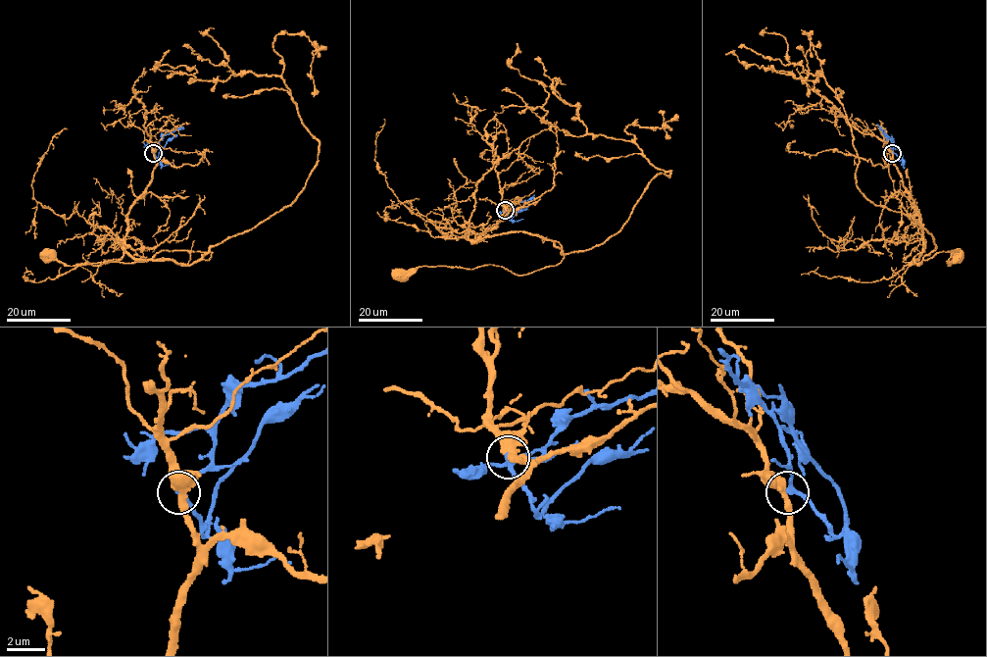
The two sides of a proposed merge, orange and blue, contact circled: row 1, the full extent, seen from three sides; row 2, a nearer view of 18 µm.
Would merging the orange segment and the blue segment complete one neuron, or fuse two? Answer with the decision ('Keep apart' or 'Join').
Keep apart

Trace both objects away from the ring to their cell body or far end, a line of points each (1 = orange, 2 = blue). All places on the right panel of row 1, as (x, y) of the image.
1: (892, 153), (923, 237), (923, 249), (913, 260), (918, 264), (956, 250), (948, 266), (958, 254)
2: (892, 153), (902, 159), (900, 150), (887, 134)

